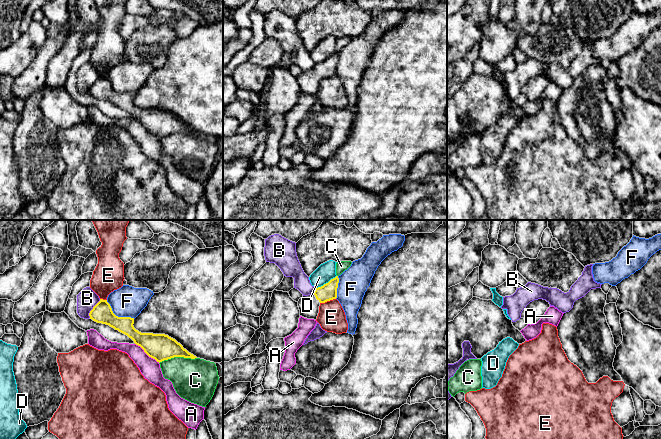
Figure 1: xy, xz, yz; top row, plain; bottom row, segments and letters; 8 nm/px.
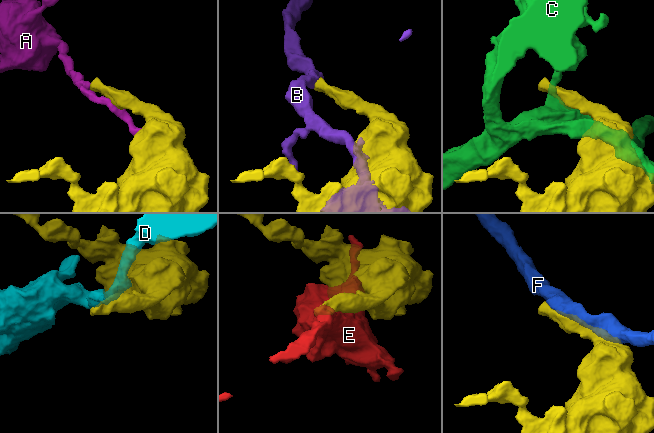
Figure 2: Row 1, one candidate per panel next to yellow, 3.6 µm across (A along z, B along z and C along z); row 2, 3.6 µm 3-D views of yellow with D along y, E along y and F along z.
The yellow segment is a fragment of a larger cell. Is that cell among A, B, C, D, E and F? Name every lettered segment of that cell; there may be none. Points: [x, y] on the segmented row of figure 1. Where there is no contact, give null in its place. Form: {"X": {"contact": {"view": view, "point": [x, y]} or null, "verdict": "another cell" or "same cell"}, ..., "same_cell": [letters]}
{"A": {"contact": {"view": "xy", "point": [147, 354]}, "verdict": "another cell"}, "B": {"contact": {"view": "xy", "point": [93, 308]}, "verdict": "another cell"}, "C": {"contact": {"view": "xy", "point": [177, 356]}, "verdict": "another cell"}, "D": {"contact": {"view": "xz", "point": [326, 283]}, "verdict": "another cell"}, "E": {"contact": {"view": "xz", "point": [327, 300]}, "verdict": "another cell"}, "F": {"contact": {"view": "xy", "point": [117, 316]}, "verdict": "another cell"}, "same_cell": []}

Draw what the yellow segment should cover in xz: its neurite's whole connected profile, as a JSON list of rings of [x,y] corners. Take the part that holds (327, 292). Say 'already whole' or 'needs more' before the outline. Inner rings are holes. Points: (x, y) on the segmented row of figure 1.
needs more; [[[336,276],[328,283],[316,288],[313,294],[300,298],[298,301],[300,316],[316,320],[320,304],[337,298],[338,283],[339,278]]]

